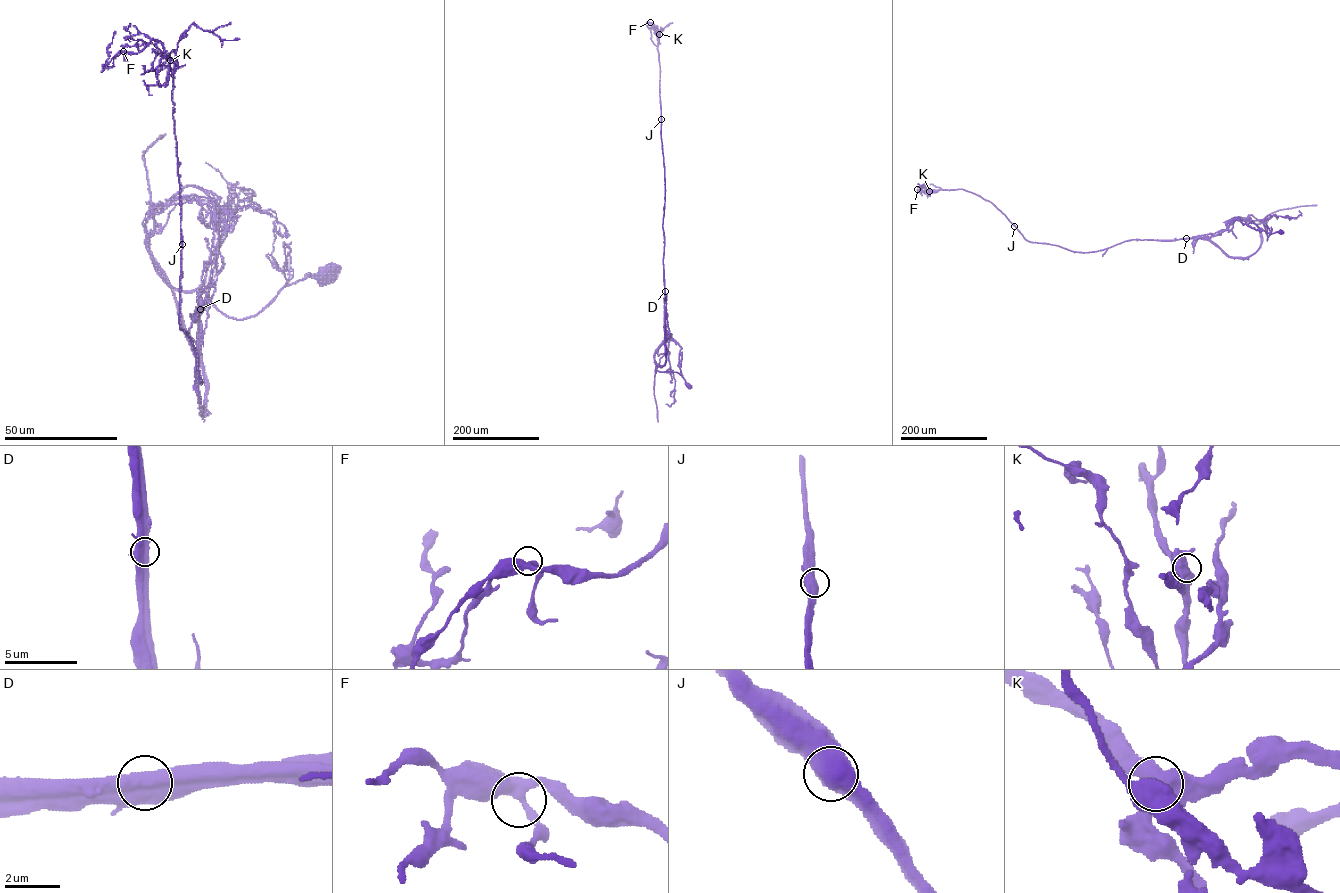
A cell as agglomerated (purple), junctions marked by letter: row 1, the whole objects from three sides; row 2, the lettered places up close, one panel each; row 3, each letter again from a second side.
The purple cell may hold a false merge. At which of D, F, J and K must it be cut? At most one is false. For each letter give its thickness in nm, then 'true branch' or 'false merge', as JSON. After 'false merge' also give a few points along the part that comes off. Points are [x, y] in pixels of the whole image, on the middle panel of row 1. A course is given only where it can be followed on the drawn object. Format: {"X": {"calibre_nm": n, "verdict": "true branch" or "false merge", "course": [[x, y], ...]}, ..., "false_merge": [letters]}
{"D": {"calibre_nm": 550, "verdict": "false merge", "course": [[665, 291], [666, 361], [661, 367], [654, 362], [658, 422]]}, "F": {"calibre_nm": 360, "verdict": "true branch"}, "J": {"calibre_nm": 550, "verdict": "true branch"}, "K": {"calibre_nm": 480, "verdict": "true branch"}, "false_merge": ["D"]}

